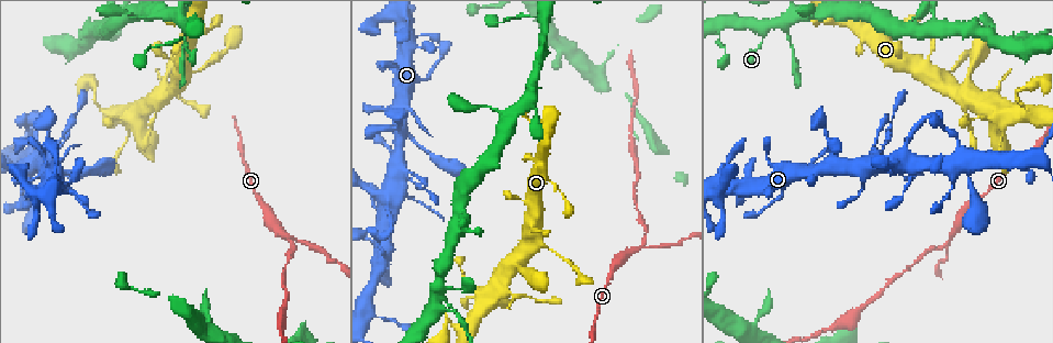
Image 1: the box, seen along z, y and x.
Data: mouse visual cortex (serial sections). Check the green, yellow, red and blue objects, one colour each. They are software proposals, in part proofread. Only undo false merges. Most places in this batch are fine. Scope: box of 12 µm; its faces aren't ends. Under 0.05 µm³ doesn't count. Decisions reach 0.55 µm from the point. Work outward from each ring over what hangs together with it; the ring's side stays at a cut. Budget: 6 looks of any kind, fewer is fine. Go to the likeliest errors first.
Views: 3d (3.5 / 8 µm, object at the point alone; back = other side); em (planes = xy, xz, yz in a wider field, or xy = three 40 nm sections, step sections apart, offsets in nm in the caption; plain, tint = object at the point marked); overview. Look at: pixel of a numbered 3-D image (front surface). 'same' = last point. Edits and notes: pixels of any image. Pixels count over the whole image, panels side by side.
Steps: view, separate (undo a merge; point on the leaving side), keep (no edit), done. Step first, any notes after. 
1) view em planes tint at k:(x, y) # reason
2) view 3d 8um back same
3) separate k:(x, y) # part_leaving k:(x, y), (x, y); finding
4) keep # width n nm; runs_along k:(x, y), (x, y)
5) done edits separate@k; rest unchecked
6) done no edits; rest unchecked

view 3d 3.5um at 1:(952, 237) # side arm on a straight run

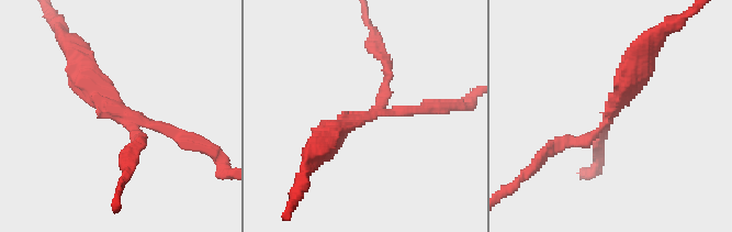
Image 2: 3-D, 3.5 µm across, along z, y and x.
view em xy step 1 tint at 2:(608, 120)

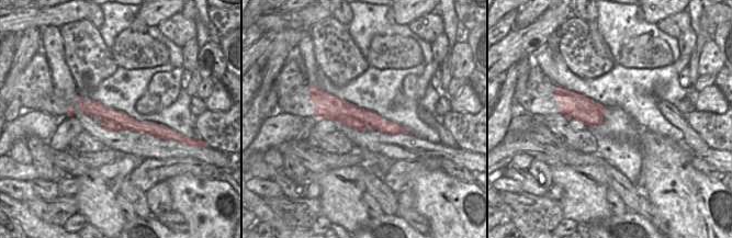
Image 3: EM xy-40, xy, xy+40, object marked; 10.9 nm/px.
separate 2:(183, 136) # arm_widths 150, 150, 350 nm; two cells meet here

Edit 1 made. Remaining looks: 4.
view overview # redraw

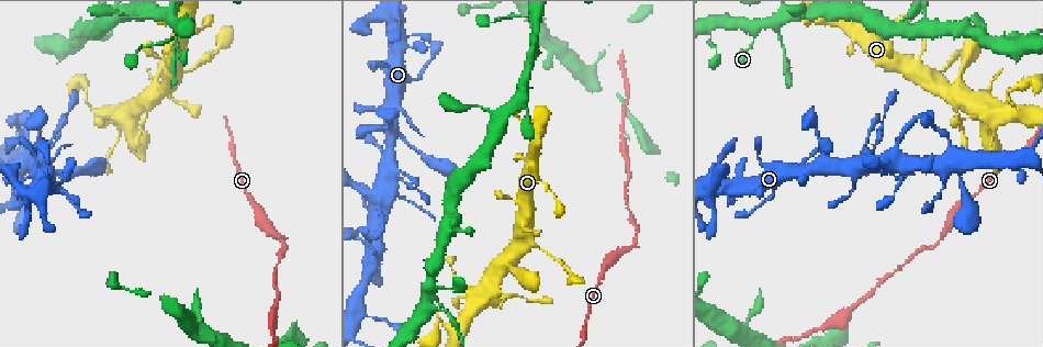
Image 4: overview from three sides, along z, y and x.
view 3d 8um at 4:(869, 135) # a narrow waist

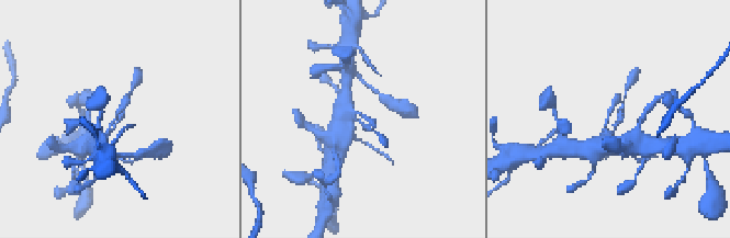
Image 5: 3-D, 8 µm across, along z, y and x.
view em planes tint at 5:(118, 114) # arm_widths 150, 200 nm

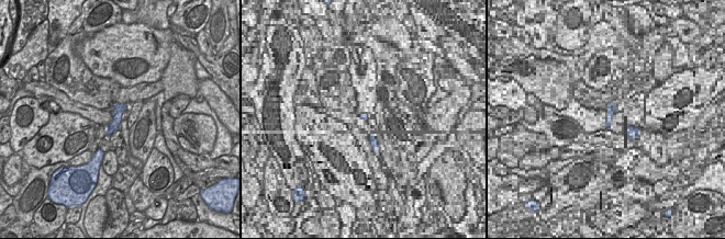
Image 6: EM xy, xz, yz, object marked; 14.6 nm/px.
keep # runs_along 6:(123, 106), (109, 131); one cell here

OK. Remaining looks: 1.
done edits separate@2; rest unchecked

